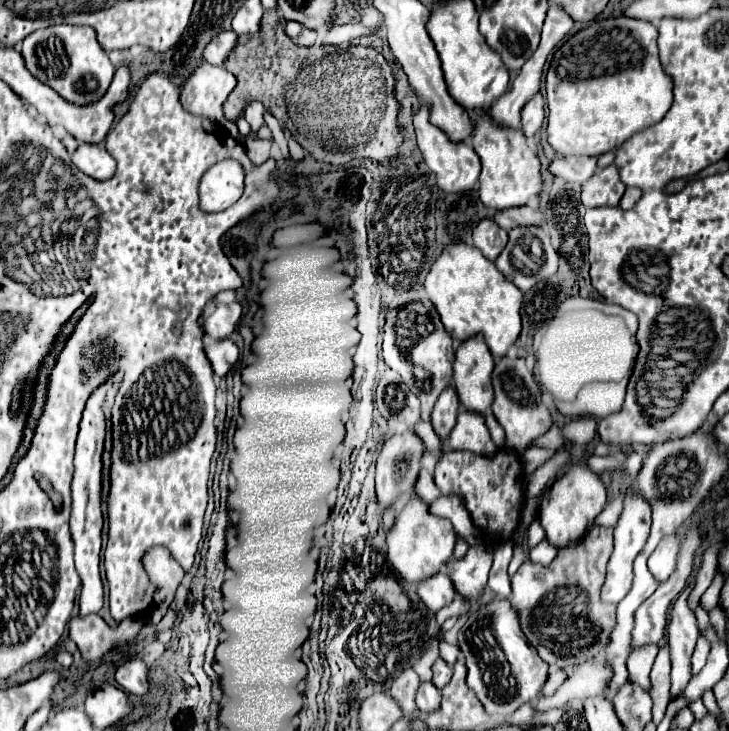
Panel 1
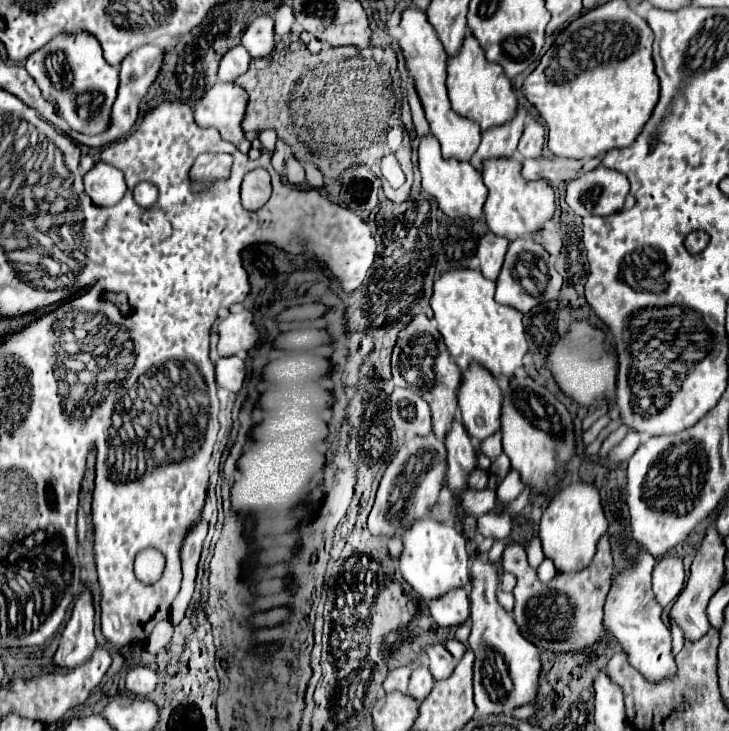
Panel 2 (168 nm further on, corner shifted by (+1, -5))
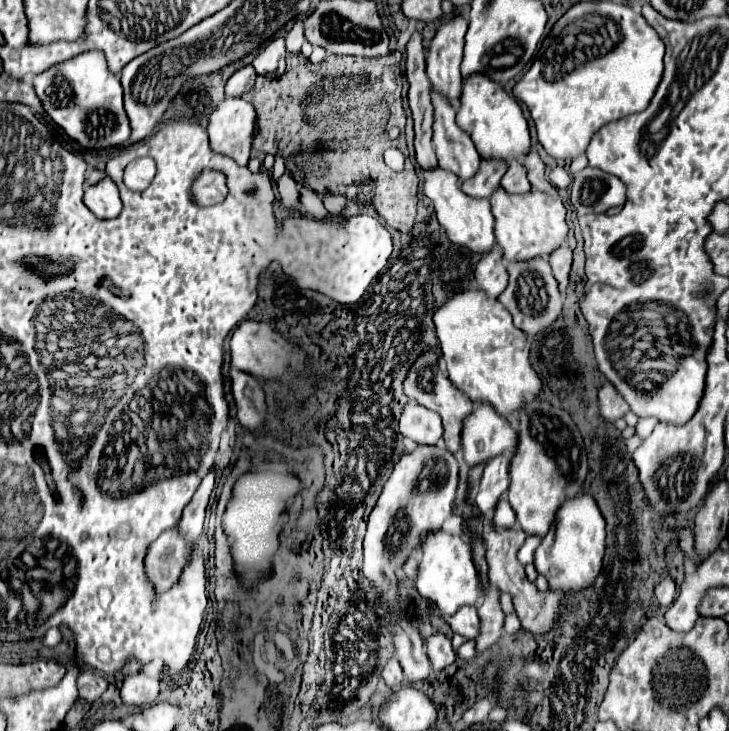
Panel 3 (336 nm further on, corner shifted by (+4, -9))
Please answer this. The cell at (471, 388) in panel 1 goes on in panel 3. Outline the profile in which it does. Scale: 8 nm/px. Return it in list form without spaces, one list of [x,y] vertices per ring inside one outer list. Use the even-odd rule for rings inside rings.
[[[474,406],[462,428],[462,452],[468,466],[488,462],[502,452],[514,452],[516,432],[490,406]]]

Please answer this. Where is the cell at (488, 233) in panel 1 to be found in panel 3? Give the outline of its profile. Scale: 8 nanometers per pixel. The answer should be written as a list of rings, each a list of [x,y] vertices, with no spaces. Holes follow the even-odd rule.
[[[494,244],[494,250],[490,250],[490,254],[480,258],[476,266],[476,280],[478,288],[482,288],[490,298],[498,298],[498,294],[506,288],[506,260],[502,258],[502,248],[498,244]]]

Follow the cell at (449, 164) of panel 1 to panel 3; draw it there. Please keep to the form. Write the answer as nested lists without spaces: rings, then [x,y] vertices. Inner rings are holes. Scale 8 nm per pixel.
[[[442,168],[424,170],[422,176],[424,176],[422,190],[432,200],[434,210],[436,210],[436,218],[444,226],[448,238],[454,244],[460,244],[460,246],[466,246],[474,252],[486,254],[492,248],[492,244],[496,242],[494,230],[492,230],[494,216],[490,212],[490,200],[488,198],[470,198],[468,194],[462,194],[460,178],[456,174],[450,174],[450,170],[442,170]]]

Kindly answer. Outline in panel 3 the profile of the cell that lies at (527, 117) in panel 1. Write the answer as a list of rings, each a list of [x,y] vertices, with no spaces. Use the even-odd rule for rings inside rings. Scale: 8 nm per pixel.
[[[502,186],[494,192],[494,198],[490,198],[492,214],[496,218],[494,234],[496,242],[504,250],[506,260],[528,260],[536,256],[550,254],[560,246],[560,242],[566,238],[568,226],[566,226],[566,208],[560,200],[560,194],[510,194],[506,192],[506,198],[502,198]],[[514,198],[520,198],[514,202]],[[502,202],[514,202],[514,204],[502,204]]]

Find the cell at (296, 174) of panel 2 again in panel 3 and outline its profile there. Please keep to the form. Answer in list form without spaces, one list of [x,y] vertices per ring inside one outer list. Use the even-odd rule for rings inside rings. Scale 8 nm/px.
[[[299,184],[301,214],[316,220],[328,219],[330,214],[324,208],[322,195],[308,188],[303,184]]]

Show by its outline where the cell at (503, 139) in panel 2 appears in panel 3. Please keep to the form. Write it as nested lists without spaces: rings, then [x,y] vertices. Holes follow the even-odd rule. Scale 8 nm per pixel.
[[[486,158],[480,160],[478,174],[470,178],[468,182],[462,182],[462,192],[476,198],[490,198],[492,192],[498,188],[502,176],[508,170],[508,162],[486,162]]]

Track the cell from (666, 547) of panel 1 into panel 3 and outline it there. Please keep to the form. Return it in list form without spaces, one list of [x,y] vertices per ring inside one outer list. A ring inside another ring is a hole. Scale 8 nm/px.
[[[670,576],[662,578],[660,584],[654,588],[654,596],[656,596],[660,606],[670,606],[670,602],[674,602],[674,598],[676,598],[676,582],[674,582],[674,578],[670,578]]]

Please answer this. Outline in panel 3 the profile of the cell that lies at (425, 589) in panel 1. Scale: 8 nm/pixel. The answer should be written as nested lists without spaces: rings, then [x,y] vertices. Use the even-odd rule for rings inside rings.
[[[462,606],[462,610],[458,610],[458,614],[452,614],[450,618],[444,618],[452,632],[456,634],[462,634],[470,640],[476,638],[478,634],[478,626],[480,626],[480,618],[476,614],[476,606]]]

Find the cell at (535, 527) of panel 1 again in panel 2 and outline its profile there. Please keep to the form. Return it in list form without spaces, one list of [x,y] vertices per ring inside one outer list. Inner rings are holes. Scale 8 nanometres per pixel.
[[[533,536],[531,542],[529,542],[529,546],[527,546],[527,558],[529,558],[529,564],[533,568],[537,568],[543,562],[543,558],[545,558],[543,550],[541,550],[541,542],[539,542],[537,536]]]

